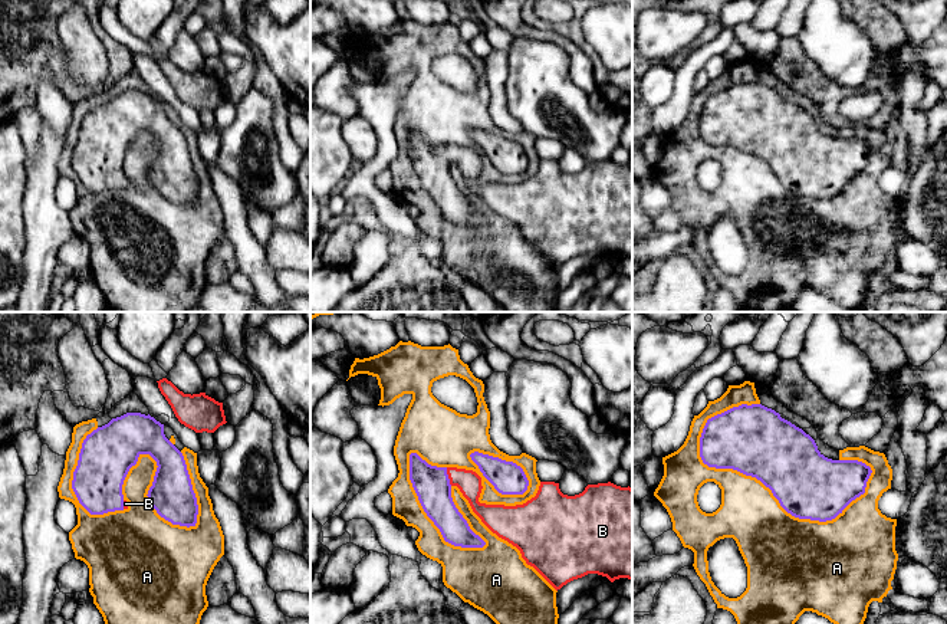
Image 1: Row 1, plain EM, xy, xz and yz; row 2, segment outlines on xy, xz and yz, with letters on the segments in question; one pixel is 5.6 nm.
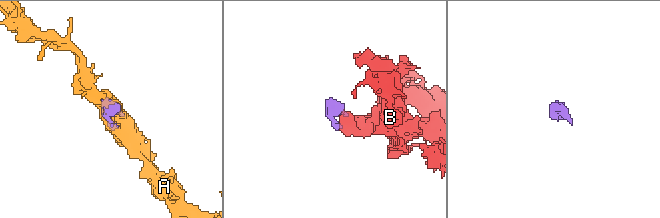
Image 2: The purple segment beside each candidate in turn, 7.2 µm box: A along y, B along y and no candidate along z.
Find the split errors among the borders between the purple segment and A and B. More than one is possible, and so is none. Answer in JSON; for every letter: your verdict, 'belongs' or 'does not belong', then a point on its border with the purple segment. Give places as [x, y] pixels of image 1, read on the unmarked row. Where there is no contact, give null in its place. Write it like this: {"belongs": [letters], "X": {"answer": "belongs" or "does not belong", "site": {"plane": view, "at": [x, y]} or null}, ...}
{"belongs": ["B"], "A": {"answer": "does not belong", "site": {"plane": "yz", "at": [779, 180]}}, "B": {"answer": "belongs", "site": {"plane": "xz", "at": [447, 154]}}}

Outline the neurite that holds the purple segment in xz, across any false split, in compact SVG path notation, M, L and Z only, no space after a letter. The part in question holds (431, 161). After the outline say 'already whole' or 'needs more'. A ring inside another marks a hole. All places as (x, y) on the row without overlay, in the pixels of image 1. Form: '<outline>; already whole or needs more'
M417 131L410 132L410 158L427 194L440 207L445 220L461 226L483 226L486 220L476 213L456 185L451 165L457 164L473 190L499 216L516 224L527 243L533 244L556 269L588 252L632 257L632 167L611 160L588 162L575 174L563 173L559 161L540 160L535 175L523 183L480 181L481 155L457 145L428 142Z; needs more

